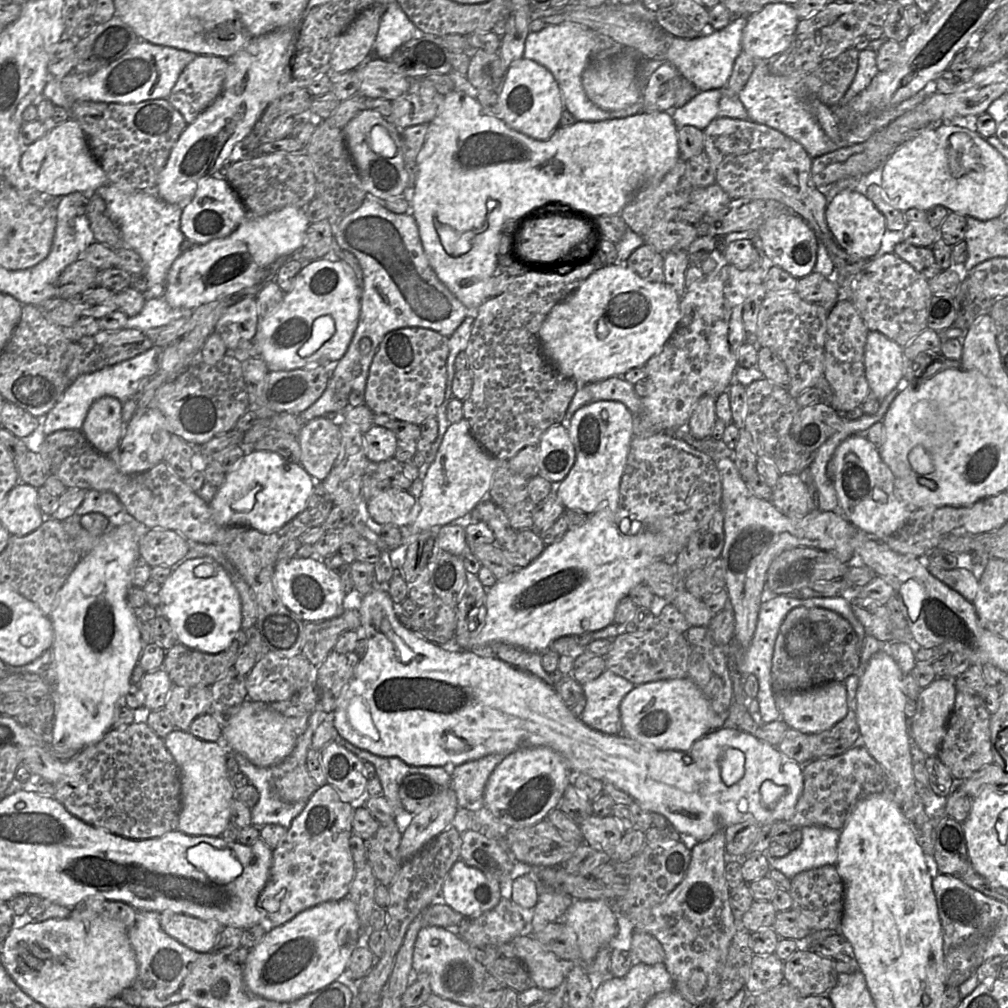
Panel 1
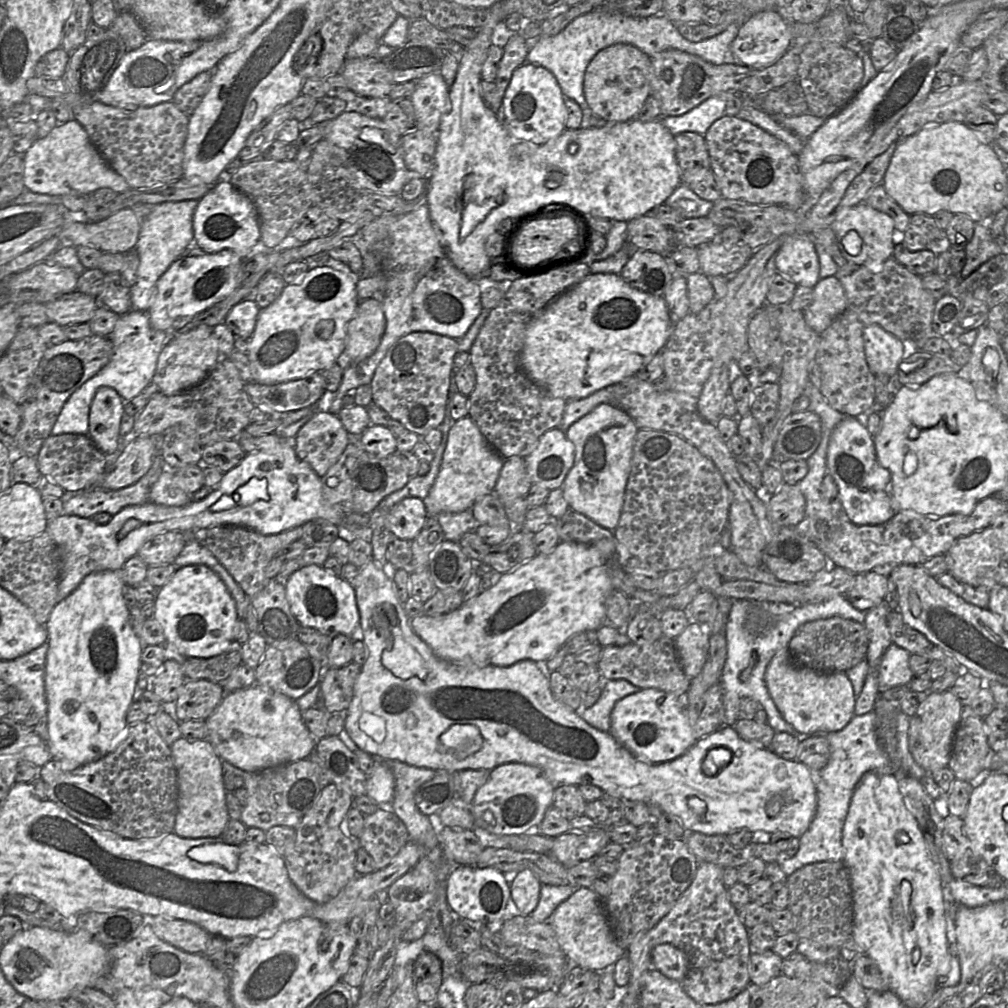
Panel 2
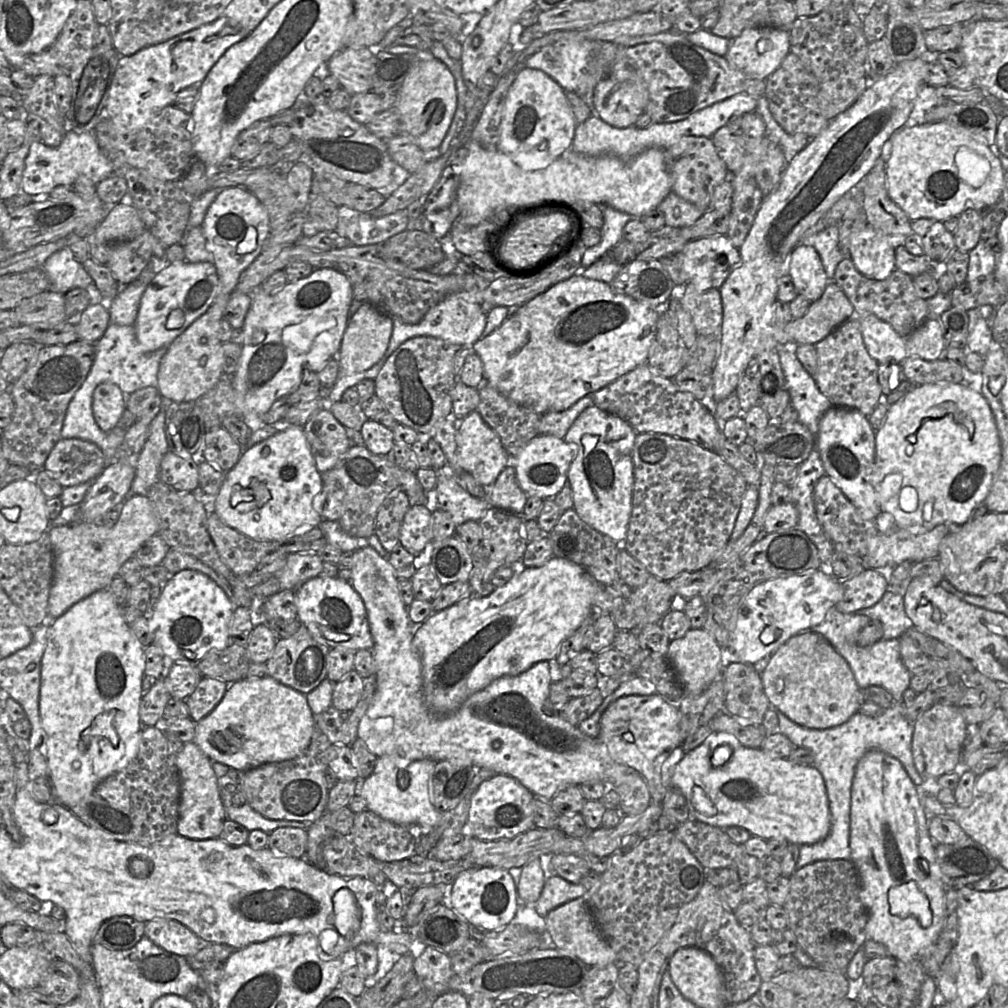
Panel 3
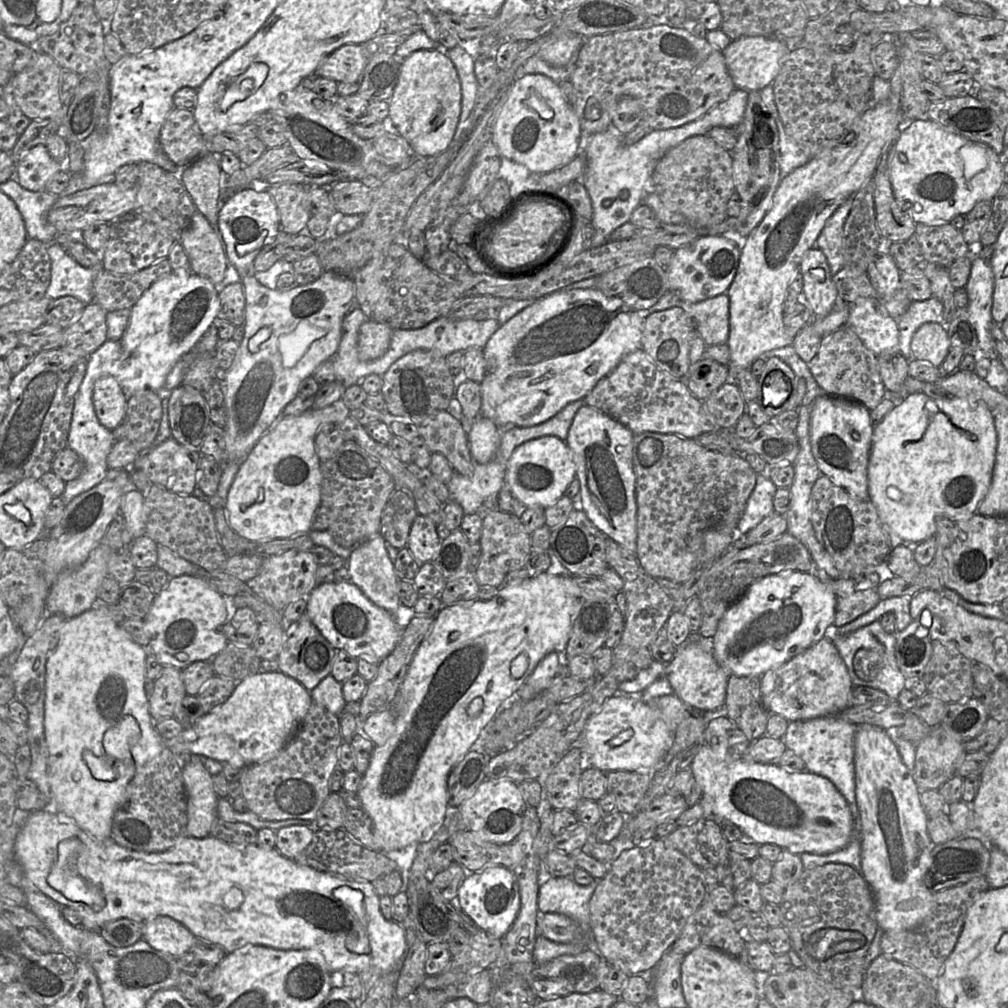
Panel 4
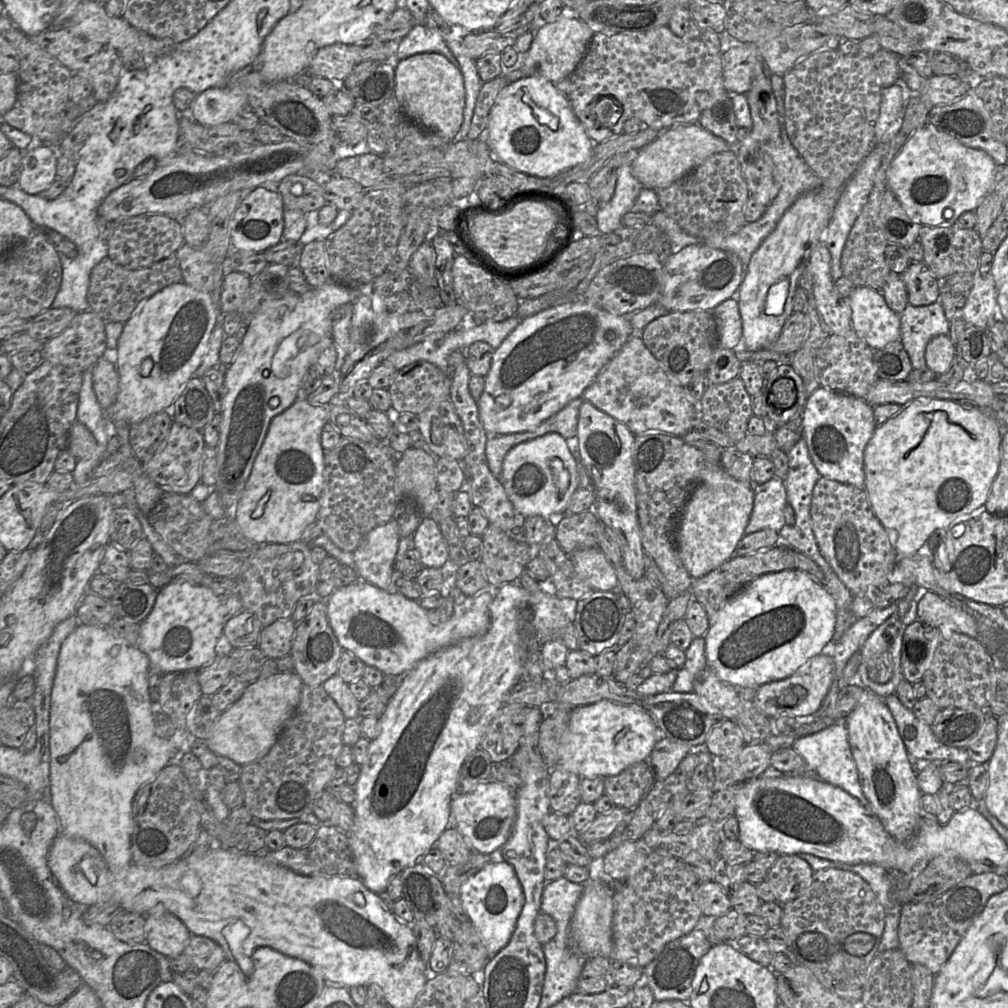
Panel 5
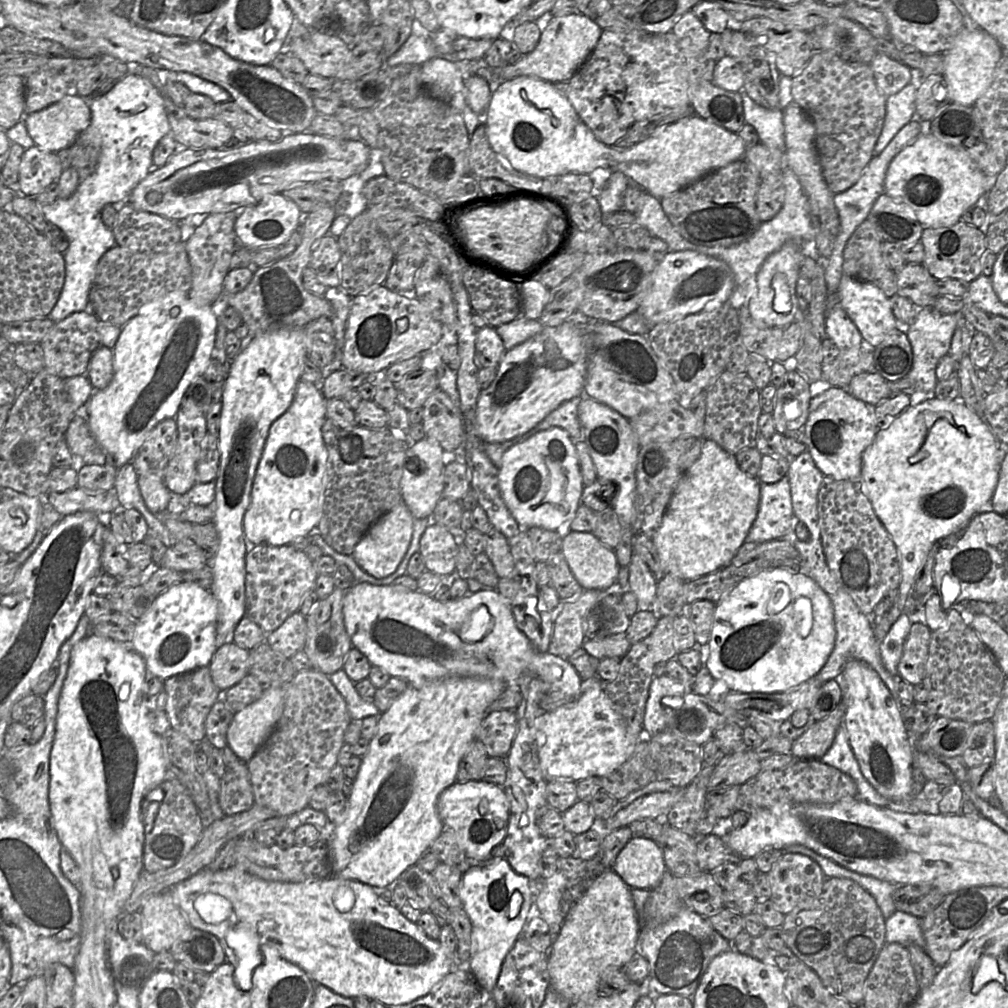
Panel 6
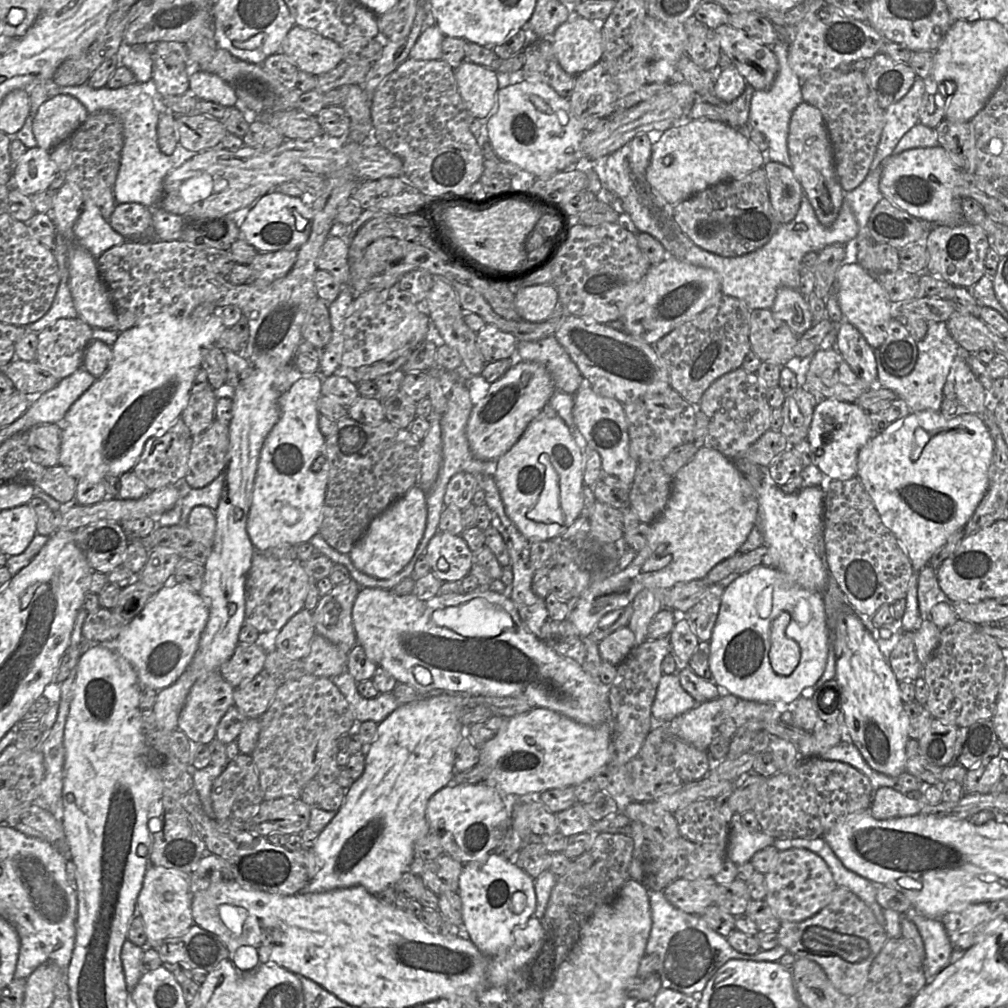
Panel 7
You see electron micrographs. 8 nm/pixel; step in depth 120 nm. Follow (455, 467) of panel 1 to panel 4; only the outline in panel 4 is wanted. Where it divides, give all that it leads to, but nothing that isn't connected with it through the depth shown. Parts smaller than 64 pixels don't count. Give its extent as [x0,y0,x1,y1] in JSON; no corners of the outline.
[467,415,501,464]

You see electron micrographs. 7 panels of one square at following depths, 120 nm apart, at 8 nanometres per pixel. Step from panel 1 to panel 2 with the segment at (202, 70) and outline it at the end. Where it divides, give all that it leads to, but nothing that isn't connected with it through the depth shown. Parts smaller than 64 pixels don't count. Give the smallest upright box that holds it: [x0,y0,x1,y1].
[171,71,212,116]

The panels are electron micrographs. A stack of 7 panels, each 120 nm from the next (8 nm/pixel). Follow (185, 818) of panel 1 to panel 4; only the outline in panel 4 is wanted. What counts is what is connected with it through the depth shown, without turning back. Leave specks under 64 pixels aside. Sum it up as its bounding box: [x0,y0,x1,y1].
[182,755,218,838]

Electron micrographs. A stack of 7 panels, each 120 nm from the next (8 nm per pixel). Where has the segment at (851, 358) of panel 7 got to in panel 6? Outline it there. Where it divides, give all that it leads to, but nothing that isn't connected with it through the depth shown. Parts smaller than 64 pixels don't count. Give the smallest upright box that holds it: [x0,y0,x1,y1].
[826,306,863,350]

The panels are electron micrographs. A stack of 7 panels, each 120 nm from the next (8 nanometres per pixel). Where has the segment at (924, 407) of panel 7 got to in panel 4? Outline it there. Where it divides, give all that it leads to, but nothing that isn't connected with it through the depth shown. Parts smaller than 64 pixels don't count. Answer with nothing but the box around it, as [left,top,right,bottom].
[897,297,943,359]

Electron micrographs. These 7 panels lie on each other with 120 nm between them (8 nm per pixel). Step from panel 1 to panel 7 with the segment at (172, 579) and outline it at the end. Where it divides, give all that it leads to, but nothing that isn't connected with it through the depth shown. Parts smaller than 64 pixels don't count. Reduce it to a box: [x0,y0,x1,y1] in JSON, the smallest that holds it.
[116,582,208,691]

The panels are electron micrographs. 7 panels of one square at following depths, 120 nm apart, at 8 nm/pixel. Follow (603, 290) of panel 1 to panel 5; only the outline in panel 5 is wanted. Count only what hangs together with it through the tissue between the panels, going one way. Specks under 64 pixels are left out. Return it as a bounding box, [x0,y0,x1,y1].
[478,299,635,436]

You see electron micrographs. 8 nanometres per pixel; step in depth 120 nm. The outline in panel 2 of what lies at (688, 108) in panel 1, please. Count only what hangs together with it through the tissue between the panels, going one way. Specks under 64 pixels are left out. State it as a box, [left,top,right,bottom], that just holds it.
[661,92,737,136]

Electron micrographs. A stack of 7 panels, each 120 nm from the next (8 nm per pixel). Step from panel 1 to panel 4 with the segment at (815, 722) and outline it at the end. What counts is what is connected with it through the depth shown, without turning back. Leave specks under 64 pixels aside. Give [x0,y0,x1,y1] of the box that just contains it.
[760,634,853,721]

